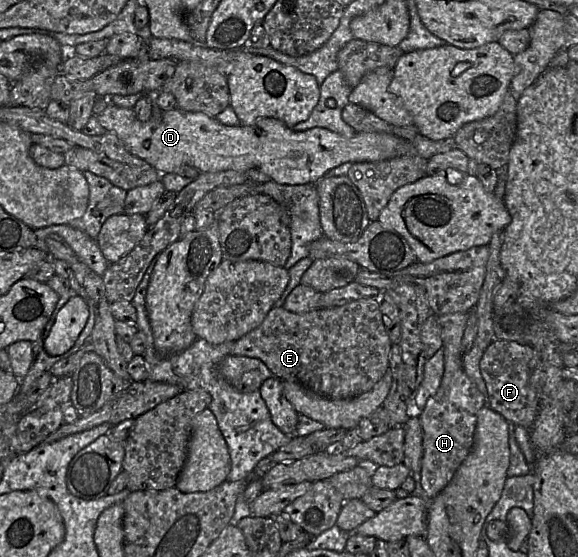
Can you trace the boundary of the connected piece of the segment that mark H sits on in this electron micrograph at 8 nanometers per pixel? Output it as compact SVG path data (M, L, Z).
M453 313L437 317L441 328L444 351L444 374L436 393L418 413L422 427L423 456L421 460L421 487L432 500L451 481L466 459L474 444L478 412L487 404L487 397L480 392L463 368L462 337L468 313Z

